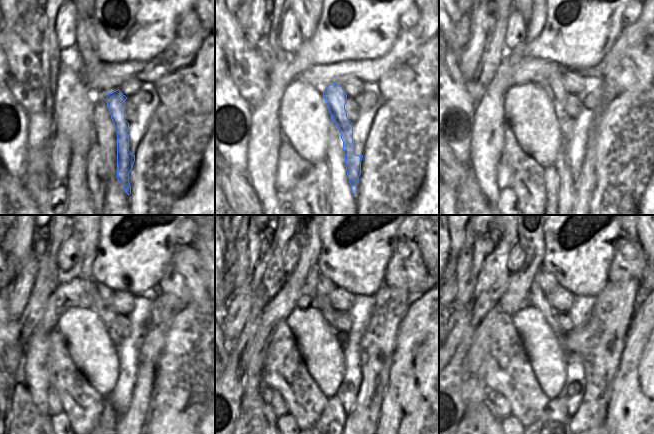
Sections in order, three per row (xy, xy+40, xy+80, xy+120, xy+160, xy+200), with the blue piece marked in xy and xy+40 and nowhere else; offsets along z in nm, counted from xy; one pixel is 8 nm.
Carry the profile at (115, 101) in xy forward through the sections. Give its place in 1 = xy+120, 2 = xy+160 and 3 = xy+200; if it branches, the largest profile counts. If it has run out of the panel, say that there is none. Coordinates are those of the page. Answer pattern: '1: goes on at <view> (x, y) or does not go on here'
1: goes on at xy+120 (103, 307)
2: goes on at xy+160 (325, 286)
3: goes on at xy+200 (547, 281)

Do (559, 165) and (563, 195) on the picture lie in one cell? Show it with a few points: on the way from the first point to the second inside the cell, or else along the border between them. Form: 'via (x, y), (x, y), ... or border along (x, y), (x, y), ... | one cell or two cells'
via (563, 172), (564, 188) | one cell

